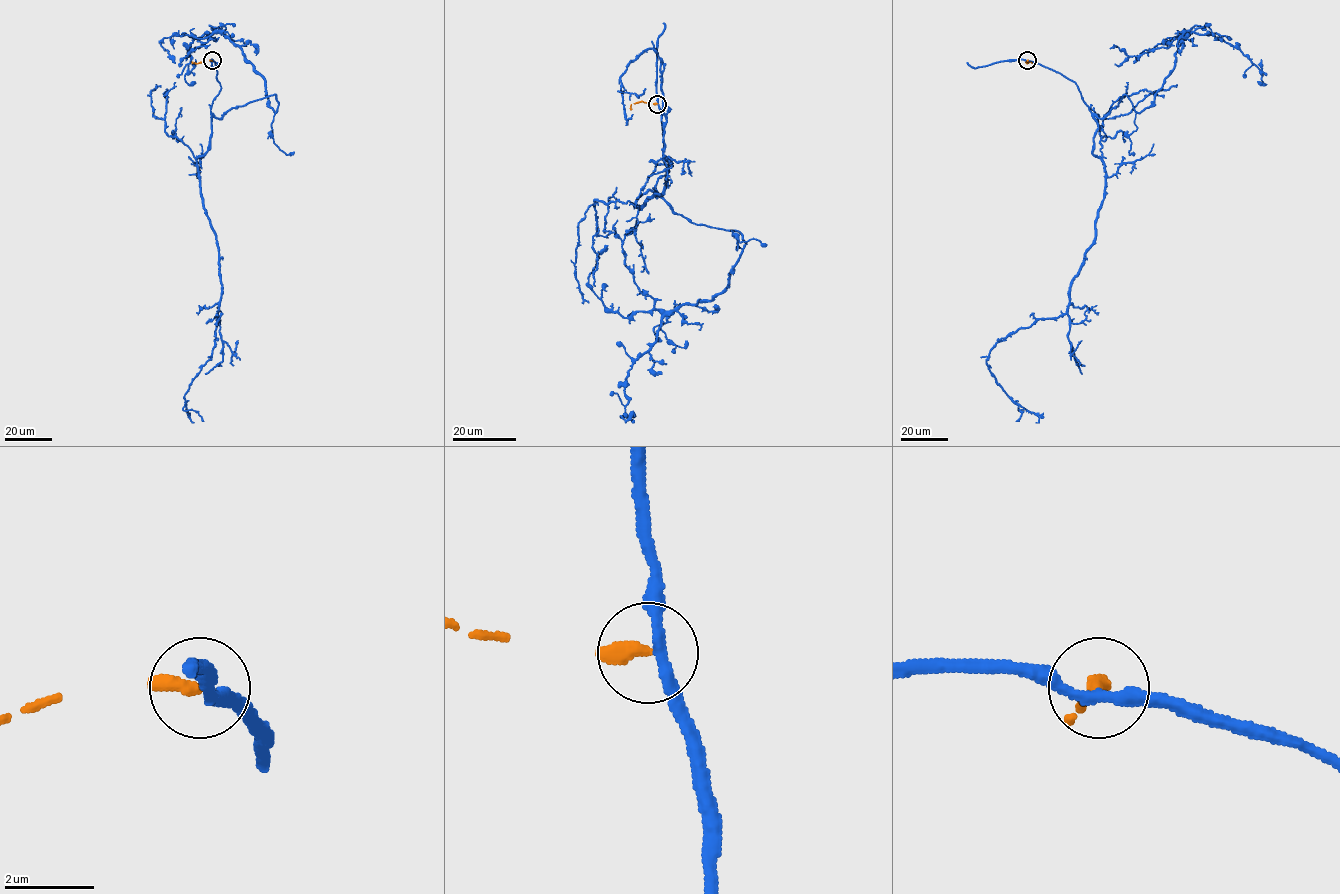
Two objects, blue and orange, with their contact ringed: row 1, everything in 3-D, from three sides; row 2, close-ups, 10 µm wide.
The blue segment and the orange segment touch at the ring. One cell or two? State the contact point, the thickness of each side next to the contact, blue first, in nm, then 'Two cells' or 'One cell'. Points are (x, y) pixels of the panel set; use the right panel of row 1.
Place: (1027, 60). Thickness 260 nm (blue) against 360 nm. Two cells

